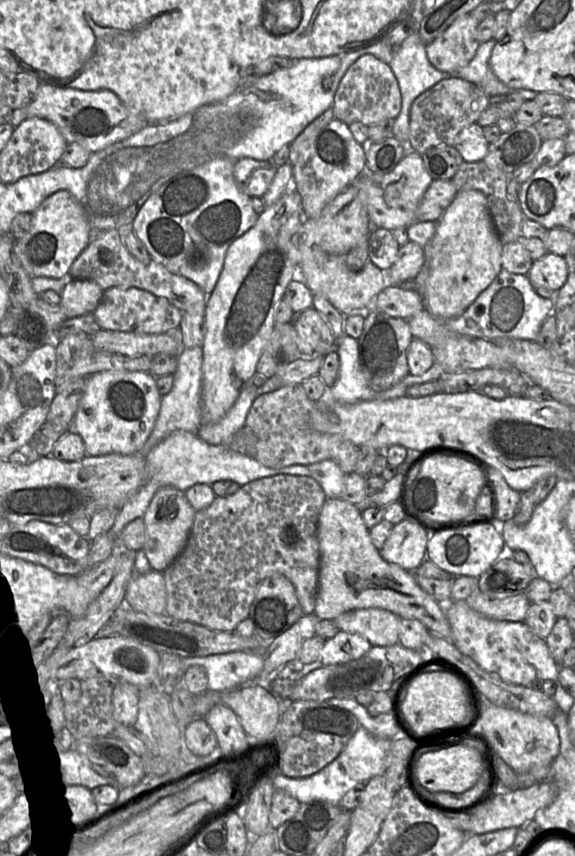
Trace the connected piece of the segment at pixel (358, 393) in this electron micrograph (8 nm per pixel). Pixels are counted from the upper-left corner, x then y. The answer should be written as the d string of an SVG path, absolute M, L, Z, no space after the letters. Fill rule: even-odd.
M346 335L342 336L340 339L337 339L336 352L339 355L340 362L339 374L335 384L327 389L327 396L340 403L353 404L367 400L389 400L407 396L407 389L410 386L436 381L442 378L442 376L444 375L443 368L439 364L434 363L433 366L424 374L408 374L399 383L397 383L390 389L381 392L376 392L370 388L362 372L359 361L358 339Z

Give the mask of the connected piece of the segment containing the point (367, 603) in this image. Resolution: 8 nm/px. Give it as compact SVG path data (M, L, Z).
M327 498L318 518L317 537L320 545L320 568L318 593L314 613L319 619L336 619L340 614L356 609L381 608L389 610L401 619L417 619L432 634L452 641L452 630L445 613L445 604L440 604L416 582L412 572L386 561L374 546L369 528L360 508L342 498Z

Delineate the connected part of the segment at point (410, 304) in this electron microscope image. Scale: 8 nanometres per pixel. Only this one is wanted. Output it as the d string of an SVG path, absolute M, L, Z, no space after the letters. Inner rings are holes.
M388 285L378 294L370 309L409 320L424 308L424 299L415 289L404 290L399 286Z

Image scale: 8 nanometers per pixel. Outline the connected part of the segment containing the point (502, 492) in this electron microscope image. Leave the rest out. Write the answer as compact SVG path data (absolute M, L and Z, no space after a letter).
M483 463L483 469L496 497L495 522L504 523L512 520L519 506L521 492L512 489L495 468Z

